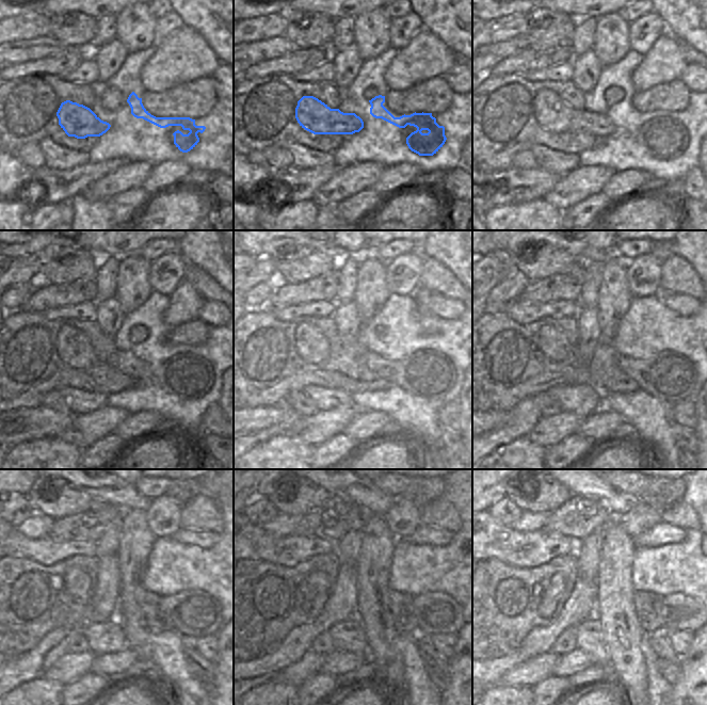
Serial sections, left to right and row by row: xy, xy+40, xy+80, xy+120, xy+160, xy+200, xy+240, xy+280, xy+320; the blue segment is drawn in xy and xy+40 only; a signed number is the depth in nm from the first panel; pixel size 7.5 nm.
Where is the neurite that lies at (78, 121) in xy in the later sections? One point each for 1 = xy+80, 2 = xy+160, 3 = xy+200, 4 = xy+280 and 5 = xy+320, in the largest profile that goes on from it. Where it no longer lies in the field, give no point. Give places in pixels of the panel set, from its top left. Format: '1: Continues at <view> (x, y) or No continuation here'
1: Continues at xy+80 (670, 138)
2: Continues at xy+160 (432, 375)
3: Continues at xy+200 (671, 377)
4: Continues at xy+280 (437, 612)
5: Continues at xy+320 (681, 613)

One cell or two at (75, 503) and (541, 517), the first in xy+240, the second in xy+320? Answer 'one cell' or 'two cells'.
two cells

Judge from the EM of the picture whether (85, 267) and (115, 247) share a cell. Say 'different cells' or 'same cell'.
different cells

